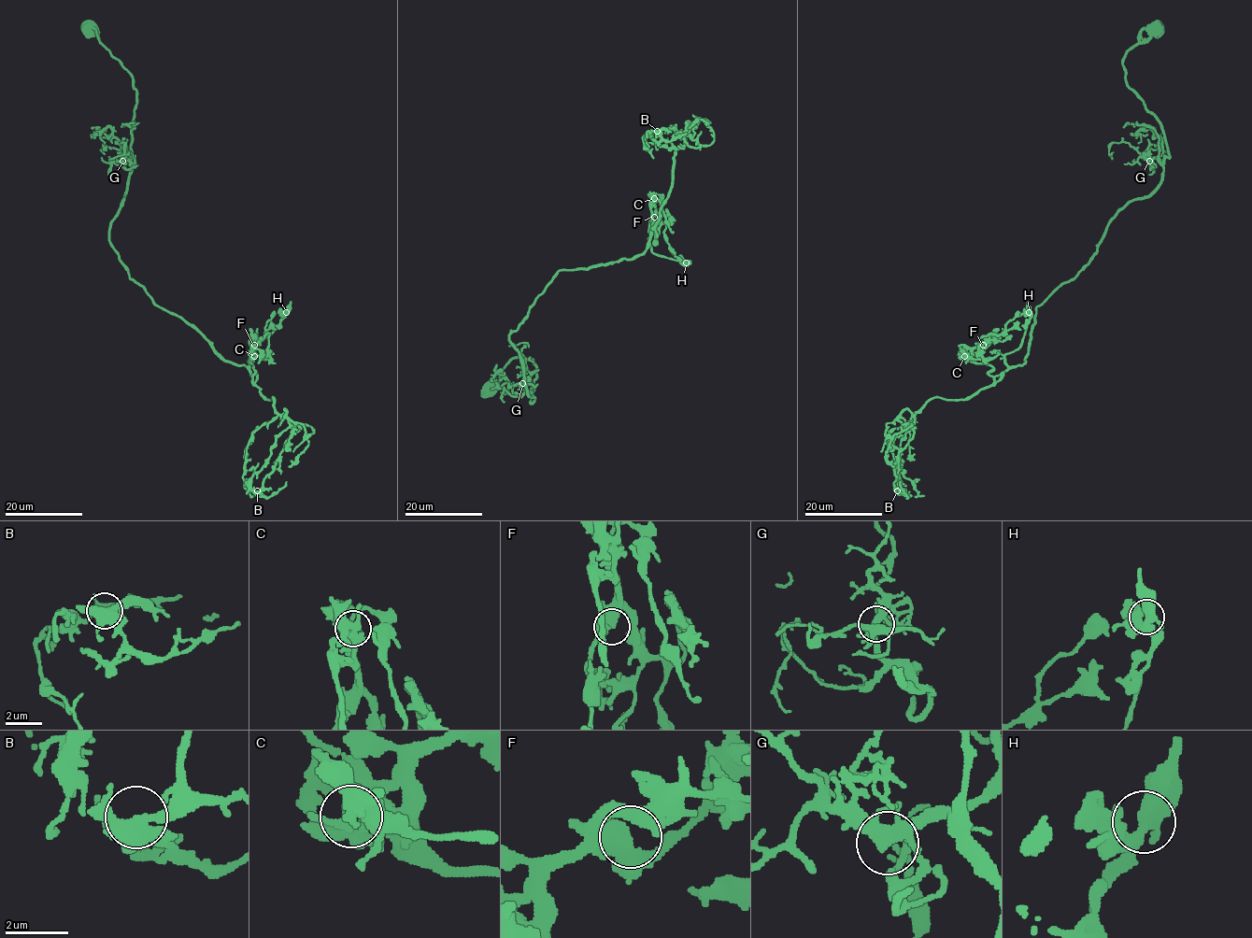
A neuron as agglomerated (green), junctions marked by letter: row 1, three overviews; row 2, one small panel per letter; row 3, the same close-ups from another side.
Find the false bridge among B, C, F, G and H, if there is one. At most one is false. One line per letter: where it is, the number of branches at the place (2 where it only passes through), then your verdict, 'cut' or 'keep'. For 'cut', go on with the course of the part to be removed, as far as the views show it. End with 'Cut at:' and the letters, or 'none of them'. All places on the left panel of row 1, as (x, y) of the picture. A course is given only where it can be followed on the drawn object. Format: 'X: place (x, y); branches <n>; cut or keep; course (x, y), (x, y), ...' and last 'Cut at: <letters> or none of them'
B: place (257, 490); branches 4; keep
C: place (254, 356); branches 6; keep
F: place (254, 345); branches 4; keep
G: place (122, 161); branches 6; keep
H: place (286, 312); branches 4; keep
Cut at: none of them

